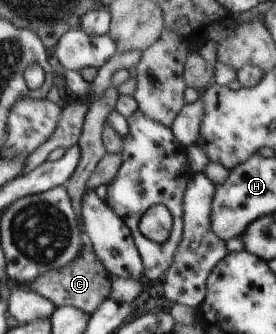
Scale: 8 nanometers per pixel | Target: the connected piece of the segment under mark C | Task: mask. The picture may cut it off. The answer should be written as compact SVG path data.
M85 242L78 252L78 256L66 266L53 272L41 274L27 288L32 289L37 295L49 300L57 306L71 306L88 315L109 297L112 277L104 270L102 263L94 256L93 249Z

